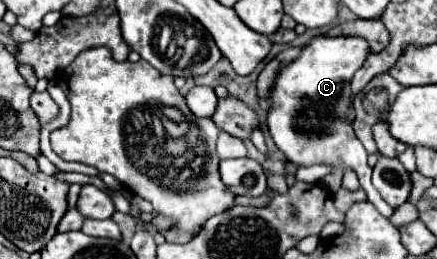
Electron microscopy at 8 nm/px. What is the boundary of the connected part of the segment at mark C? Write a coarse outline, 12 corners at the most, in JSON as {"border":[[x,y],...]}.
{"border":[[314,38],[268,94],[268,132],[296,166],[356,172],[384,217],[348,122],[368,42]]}

